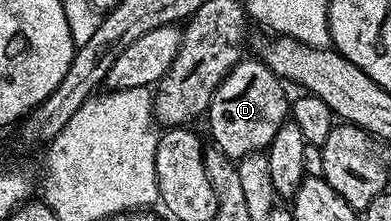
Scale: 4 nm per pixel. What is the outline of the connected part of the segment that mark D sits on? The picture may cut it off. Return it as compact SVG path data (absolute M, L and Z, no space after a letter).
M242 59L219 83L209 104L207 122L212 144L223 150L230 159L240 159L265 151L275 133L286 123L291 113L291 101L285 98L286 86L259 59Z

